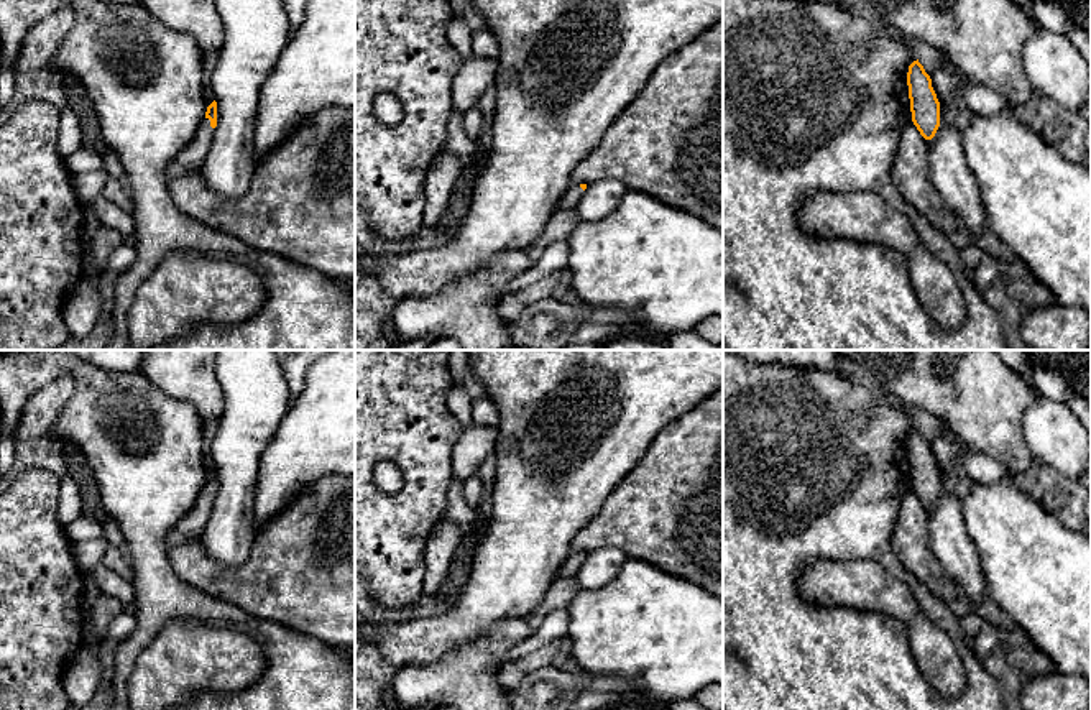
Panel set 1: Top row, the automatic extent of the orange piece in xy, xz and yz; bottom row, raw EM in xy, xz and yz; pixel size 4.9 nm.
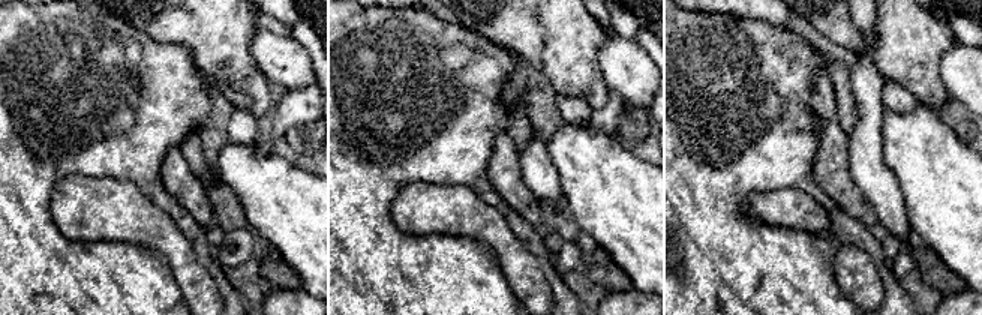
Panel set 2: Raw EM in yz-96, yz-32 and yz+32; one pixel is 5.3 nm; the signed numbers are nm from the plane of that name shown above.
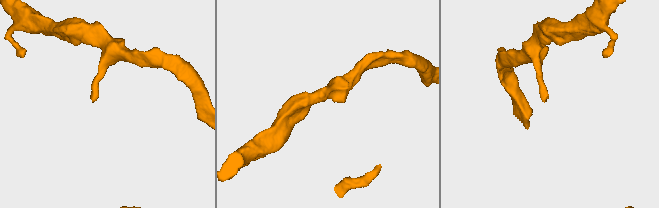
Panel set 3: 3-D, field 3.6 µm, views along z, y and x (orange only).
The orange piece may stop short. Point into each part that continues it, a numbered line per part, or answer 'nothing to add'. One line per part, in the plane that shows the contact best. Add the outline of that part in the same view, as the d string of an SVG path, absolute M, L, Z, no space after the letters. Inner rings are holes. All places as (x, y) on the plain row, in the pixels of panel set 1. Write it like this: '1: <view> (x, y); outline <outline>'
1: xy (191, 526); outline M204 486L194 508L169 531L166 537L168 551L202 536L204 528L212 514L214 501L215 496L210 495L210 488Z

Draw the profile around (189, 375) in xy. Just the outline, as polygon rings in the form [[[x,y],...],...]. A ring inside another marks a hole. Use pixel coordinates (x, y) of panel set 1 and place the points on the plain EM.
[[[145,350],[140,371],[164,394],[196,408],[204,422],[225,409],[215,375],[219,350]]]

